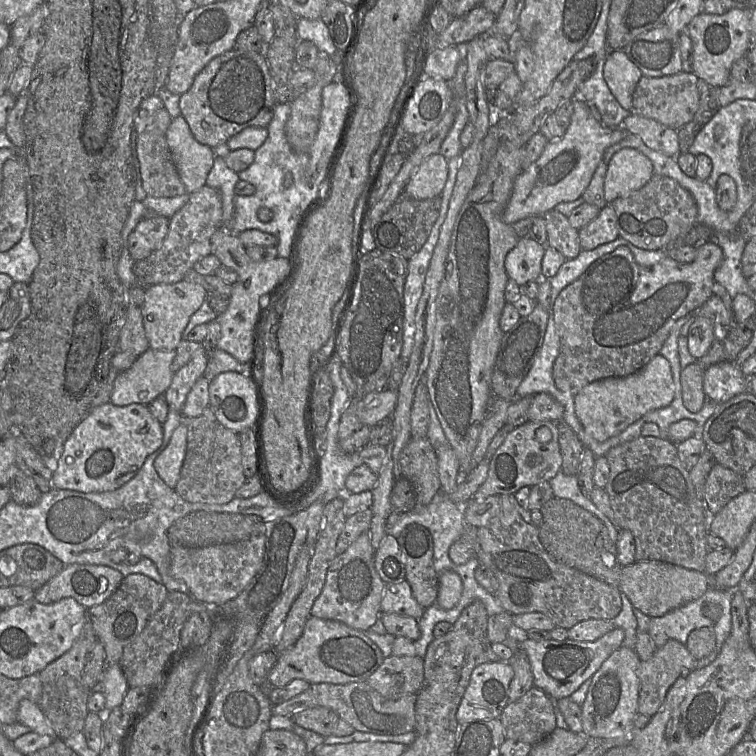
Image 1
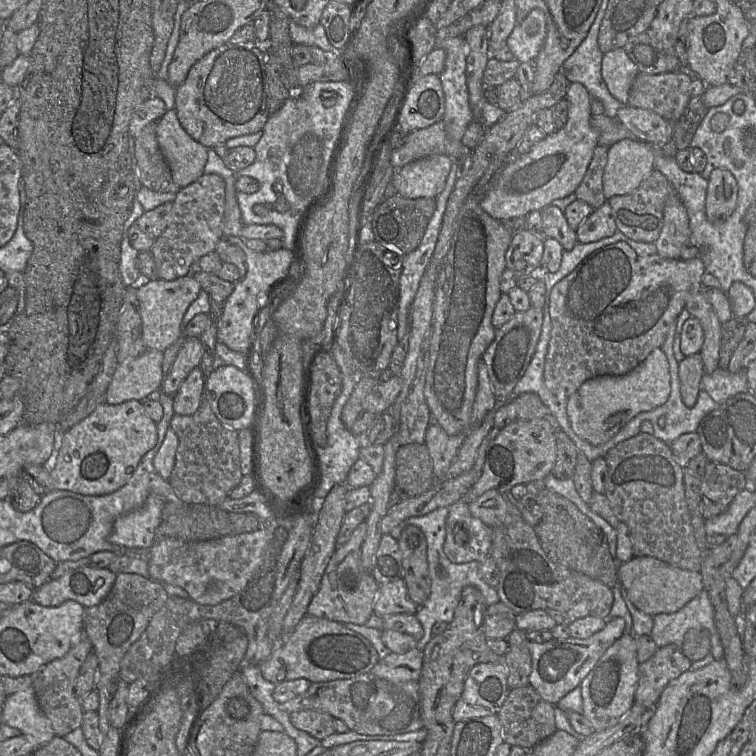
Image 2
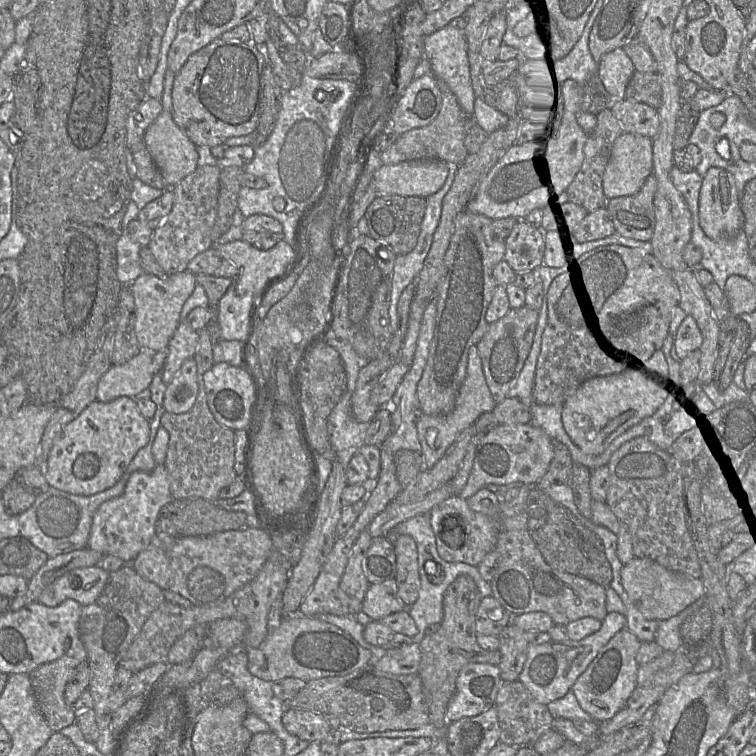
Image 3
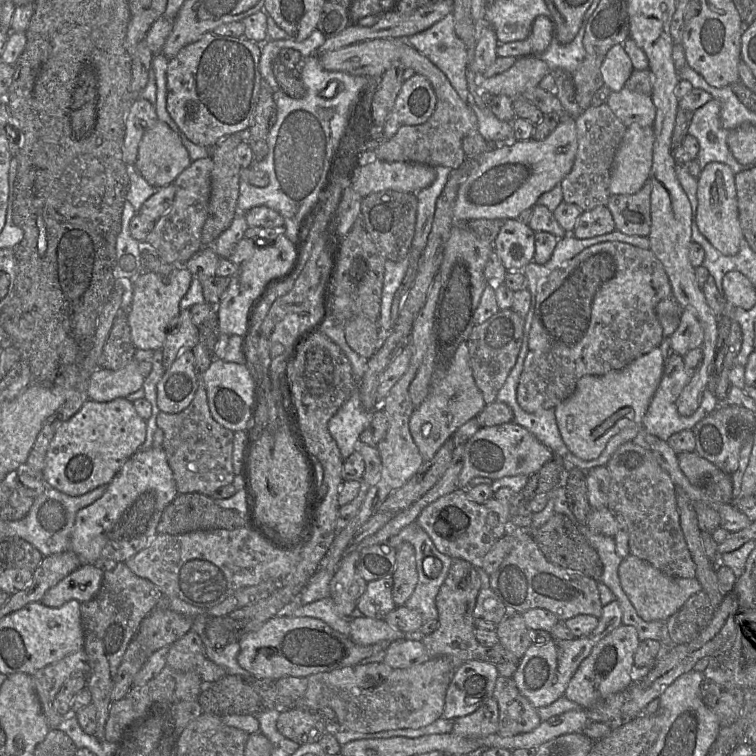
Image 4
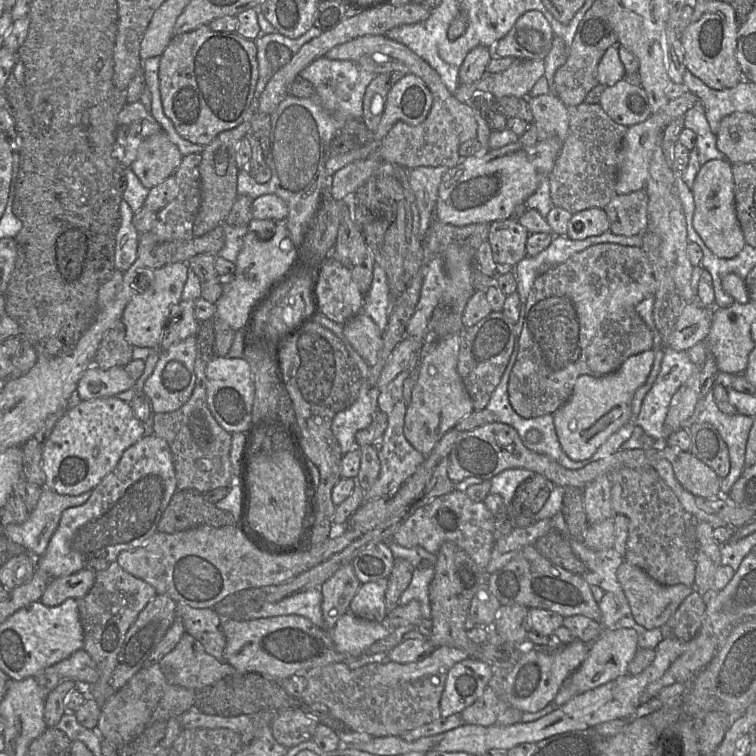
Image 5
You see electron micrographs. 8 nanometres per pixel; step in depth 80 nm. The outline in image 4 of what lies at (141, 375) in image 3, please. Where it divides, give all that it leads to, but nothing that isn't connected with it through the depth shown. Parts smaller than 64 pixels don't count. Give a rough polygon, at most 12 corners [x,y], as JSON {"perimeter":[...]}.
{"perimeter":[[139,362],[99,368],[88,398],[109,402],[143,387]]}

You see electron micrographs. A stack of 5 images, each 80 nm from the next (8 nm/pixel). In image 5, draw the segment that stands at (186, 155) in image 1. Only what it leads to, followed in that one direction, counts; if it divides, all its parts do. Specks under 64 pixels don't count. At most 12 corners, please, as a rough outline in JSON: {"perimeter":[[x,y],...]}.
{"perimeter":[[165,132],[140,145],[130,169],[148,189],[184,155]]}

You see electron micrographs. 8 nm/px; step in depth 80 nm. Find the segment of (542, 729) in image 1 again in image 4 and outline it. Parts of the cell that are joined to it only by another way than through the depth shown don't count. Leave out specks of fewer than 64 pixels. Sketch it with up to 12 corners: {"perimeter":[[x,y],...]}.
{"perimeter":[[499,676],[493,697],[497,733],[511,737],[542,722],[512,678]]}

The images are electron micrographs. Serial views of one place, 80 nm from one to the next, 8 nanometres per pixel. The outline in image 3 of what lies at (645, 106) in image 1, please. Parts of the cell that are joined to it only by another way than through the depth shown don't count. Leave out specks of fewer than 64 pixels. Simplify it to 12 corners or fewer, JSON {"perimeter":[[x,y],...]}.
{"perimeter":[[635,71],[626,99],[659,109],[661,77]]}

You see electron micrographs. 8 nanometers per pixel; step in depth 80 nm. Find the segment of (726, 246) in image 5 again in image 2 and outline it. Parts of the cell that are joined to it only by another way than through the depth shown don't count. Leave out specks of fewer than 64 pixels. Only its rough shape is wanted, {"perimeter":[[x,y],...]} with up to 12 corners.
{"perimeter":[[727,170],[708,179],[705,210],[722,223],[735,210],[738,186]]}

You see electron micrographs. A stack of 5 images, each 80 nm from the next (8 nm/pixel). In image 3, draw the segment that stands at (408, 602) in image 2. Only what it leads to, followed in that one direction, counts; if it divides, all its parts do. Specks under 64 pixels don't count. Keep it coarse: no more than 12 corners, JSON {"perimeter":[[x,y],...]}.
{"perimeter":[[395,579],[371,584],[362,612],[374,621],[406,610]]}

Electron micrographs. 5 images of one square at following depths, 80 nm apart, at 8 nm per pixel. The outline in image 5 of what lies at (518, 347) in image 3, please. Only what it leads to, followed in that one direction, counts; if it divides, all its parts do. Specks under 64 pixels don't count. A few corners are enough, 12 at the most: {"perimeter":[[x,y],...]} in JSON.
{"perimeter":[[492,311],[459,333],[457,370],[486,408],[515,346],[516,322]]}

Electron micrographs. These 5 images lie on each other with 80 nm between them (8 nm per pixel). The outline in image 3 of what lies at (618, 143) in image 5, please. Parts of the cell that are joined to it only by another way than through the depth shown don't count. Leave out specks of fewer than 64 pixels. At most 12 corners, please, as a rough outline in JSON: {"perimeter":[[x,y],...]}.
{"perimeter":[[609,108],[584,145],[581,169],[567,189],[587,213],[606,207],[603,175],[625,133]]}

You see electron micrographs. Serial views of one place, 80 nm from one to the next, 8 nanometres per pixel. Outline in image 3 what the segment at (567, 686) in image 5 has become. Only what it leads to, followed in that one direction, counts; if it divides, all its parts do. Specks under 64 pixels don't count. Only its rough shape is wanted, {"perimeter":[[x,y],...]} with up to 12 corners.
{"perimeter":[[618,632],[572,687],[600,723],[637,687],[641,642]]}

